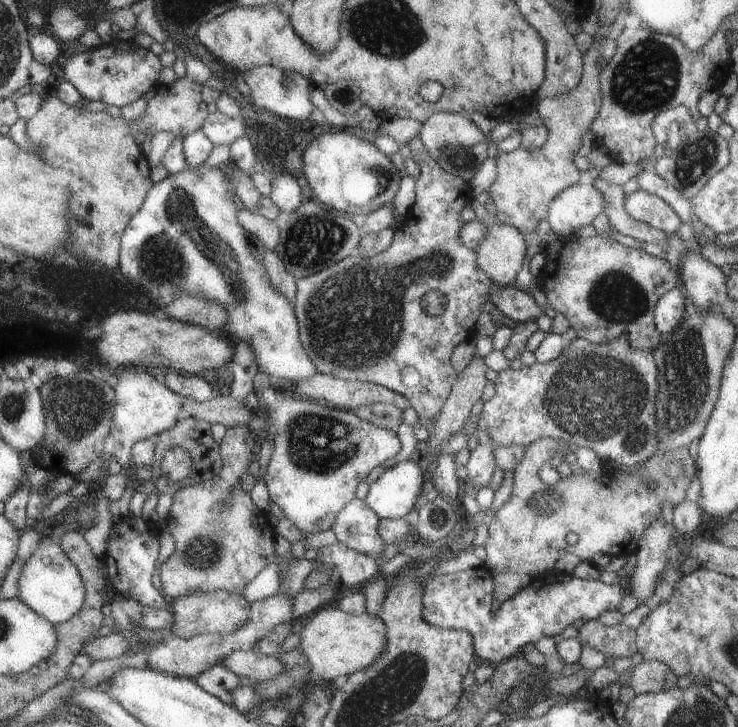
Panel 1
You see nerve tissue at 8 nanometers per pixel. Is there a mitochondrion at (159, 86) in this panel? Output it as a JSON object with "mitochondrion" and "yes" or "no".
{"mitochondrion":"no"}

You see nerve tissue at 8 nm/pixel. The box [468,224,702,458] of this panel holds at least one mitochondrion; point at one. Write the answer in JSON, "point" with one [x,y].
{"point":[617,298]}

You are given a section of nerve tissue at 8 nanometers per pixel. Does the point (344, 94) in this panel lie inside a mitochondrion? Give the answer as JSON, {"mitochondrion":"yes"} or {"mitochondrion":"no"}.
{"mitochondrion":"yes"}

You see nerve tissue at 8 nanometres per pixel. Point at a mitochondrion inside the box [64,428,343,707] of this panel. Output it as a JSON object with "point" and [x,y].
{"point":[202,553]}

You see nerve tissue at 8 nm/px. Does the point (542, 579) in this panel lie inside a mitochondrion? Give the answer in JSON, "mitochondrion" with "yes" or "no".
{"mitochondrion":"no"}

